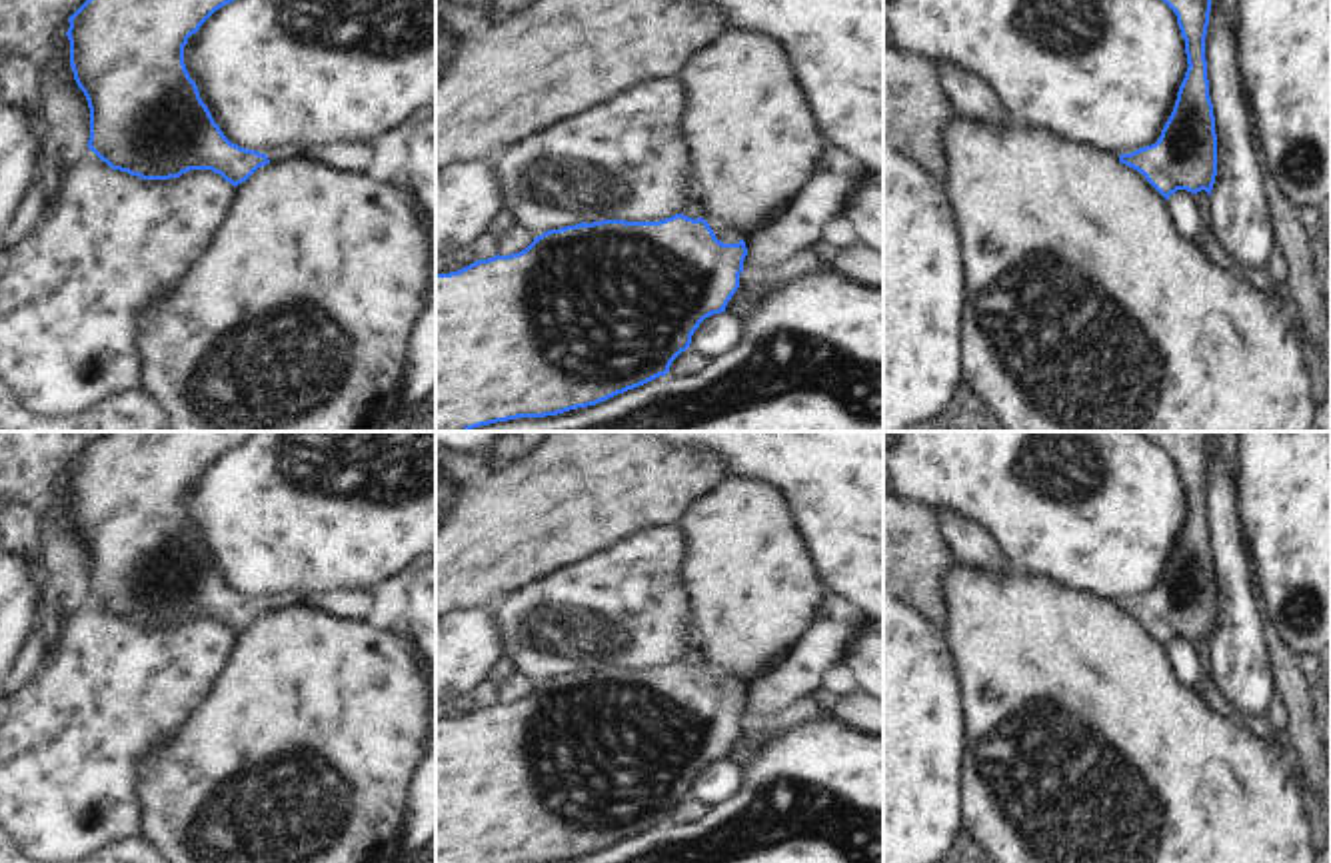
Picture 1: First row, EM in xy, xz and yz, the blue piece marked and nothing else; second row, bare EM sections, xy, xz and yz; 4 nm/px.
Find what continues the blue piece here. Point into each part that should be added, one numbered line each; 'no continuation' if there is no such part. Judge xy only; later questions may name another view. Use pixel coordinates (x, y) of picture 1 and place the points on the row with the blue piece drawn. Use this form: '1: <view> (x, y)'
1: xy (280, 152)

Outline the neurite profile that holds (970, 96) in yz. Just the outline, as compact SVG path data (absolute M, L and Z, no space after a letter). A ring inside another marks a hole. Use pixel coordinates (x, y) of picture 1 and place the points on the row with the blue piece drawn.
M935 62L941 88L955 116L973 118L987 124L1011 124L997 90L983 82L973 70L959 62Z

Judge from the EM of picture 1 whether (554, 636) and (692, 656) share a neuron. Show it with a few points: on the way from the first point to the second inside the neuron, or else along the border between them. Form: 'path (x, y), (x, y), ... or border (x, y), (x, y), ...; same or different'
border (694, 638), (680, 660); different

